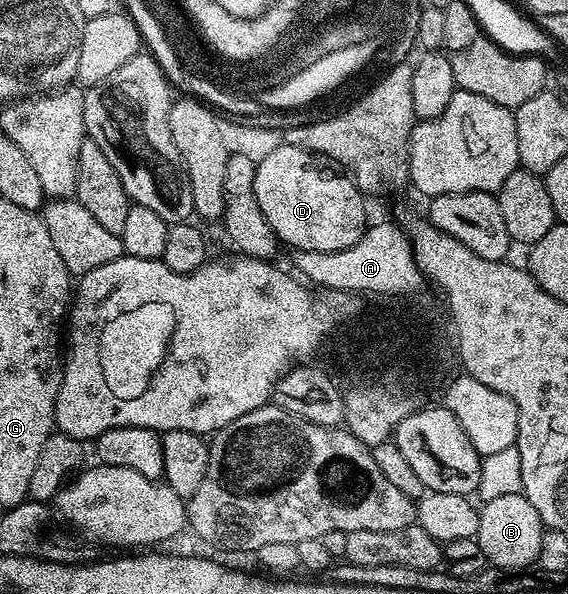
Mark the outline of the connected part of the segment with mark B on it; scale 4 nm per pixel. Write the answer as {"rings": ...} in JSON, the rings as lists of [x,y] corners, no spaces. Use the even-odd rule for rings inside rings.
{"rings":[[[522,493],[512,494],[499,496],[480,507],[476,540],[479,548],[483,548],[483,556],[490,567],[506,572],[525,572],[539,556],[545,531],[546,527],[531,500]]]}

